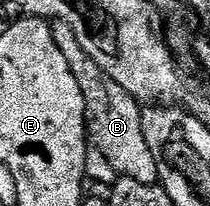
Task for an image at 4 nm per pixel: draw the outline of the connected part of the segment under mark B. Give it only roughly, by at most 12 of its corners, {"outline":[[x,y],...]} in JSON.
{"outline":[[51,23],[85,97],[87,137],[116,176],[159,183],[133,98]]}

